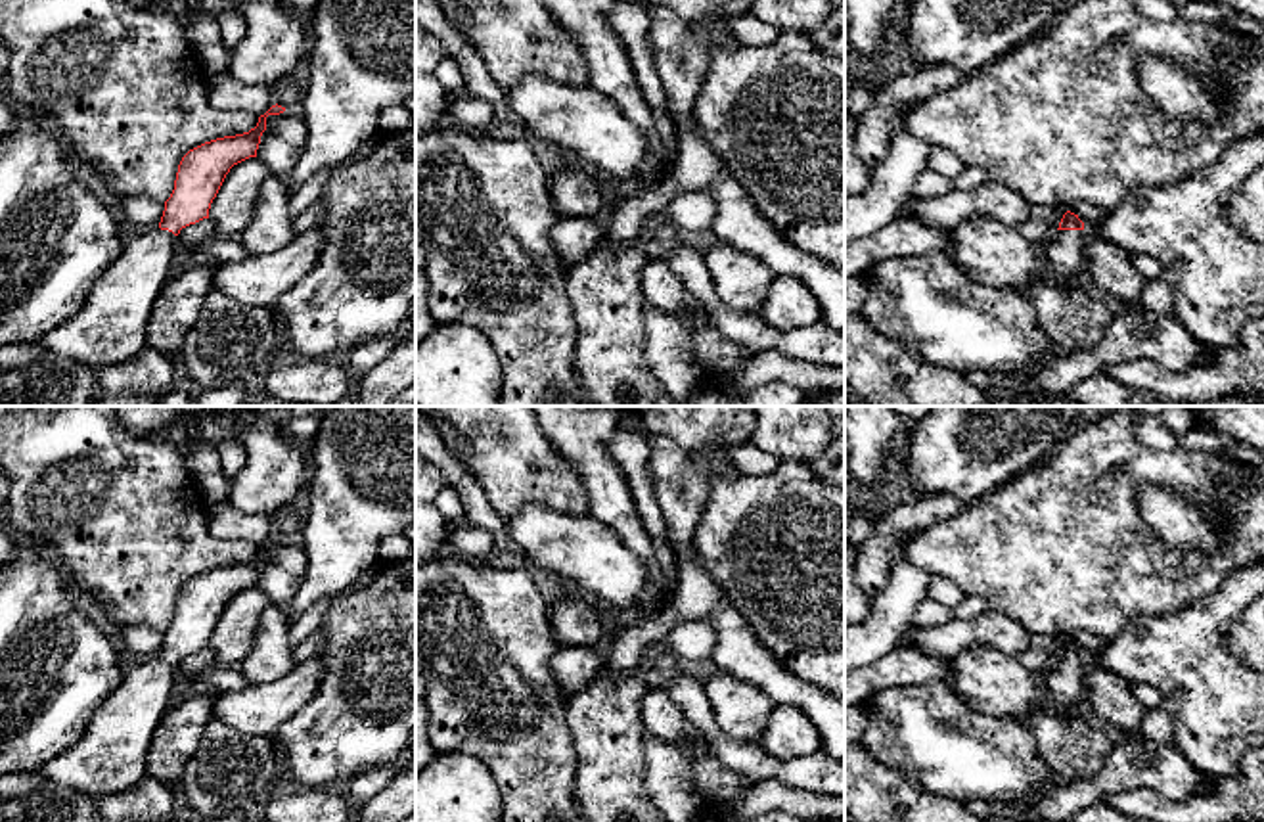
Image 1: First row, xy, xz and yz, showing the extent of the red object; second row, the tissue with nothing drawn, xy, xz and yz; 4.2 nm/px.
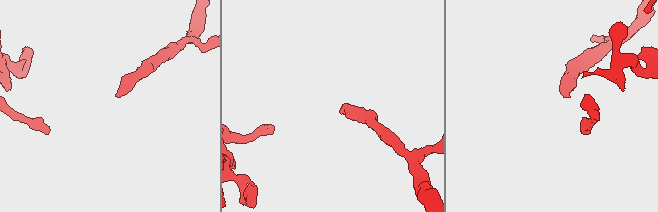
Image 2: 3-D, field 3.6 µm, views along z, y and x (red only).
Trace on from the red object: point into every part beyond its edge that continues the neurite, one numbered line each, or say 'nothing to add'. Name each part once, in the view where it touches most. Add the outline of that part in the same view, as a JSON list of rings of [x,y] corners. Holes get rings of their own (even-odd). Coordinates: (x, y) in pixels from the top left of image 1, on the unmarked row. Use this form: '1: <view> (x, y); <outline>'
1: yz (1063, 684); [[[1055,659],[1040,678],[1040,701],[1061,715],[1088,717],[1090,690],[1084,659]]]

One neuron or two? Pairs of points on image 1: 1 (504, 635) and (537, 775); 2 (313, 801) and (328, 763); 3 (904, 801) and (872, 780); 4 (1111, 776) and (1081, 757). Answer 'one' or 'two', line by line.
1: one
2: two
3: one
4: two

